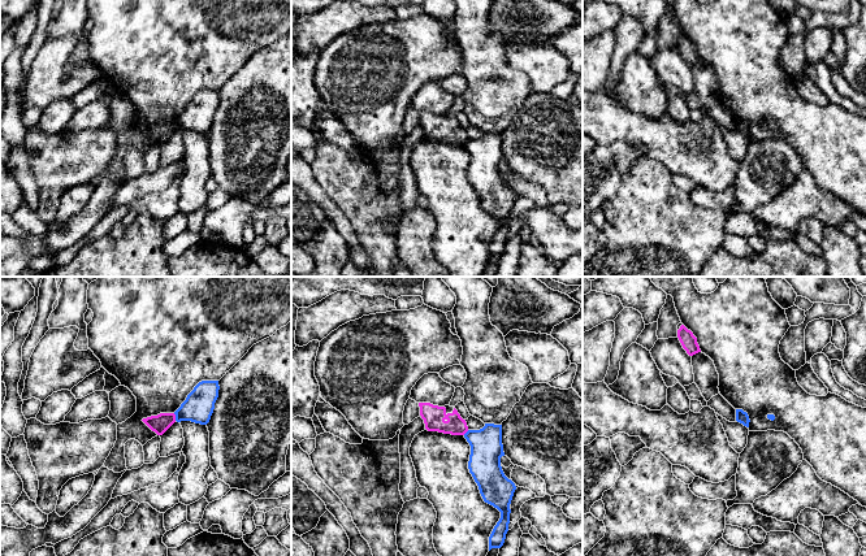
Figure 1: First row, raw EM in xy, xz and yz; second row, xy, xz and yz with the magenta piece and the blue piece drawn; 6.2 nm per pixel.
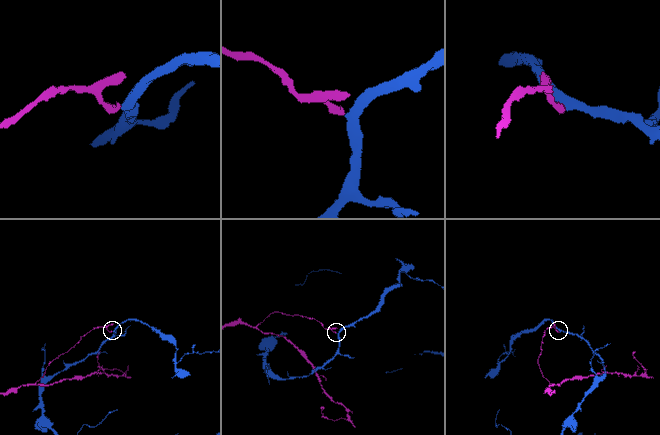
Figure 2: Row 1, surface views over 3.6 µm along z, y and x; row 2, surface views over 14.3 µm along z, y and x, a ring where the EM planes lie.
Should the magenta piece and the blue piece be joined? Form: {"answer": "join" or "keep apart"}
{"answer": "keep apart"}

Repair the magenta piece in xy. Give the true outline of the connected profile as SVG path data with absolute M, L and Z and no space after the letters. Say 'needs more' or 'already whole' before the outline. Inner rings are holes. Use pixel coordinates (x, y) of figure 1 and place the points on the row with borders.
already whole | M160 413L142 420L157 435L163 435L174 422L174 413Z

